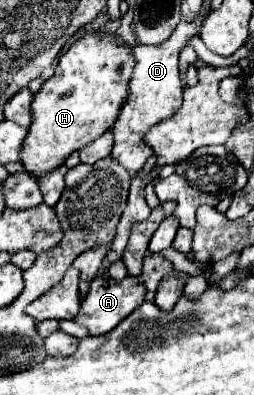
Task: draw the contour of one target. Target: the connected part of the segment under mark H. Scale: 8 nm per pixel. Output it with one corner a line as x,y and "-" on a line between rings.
86,33
58,61
52,79
32,99
32,125
22,143
20,163
32,177
64,165
70,153
102,137
114,125
134,69
132,51
116,35

